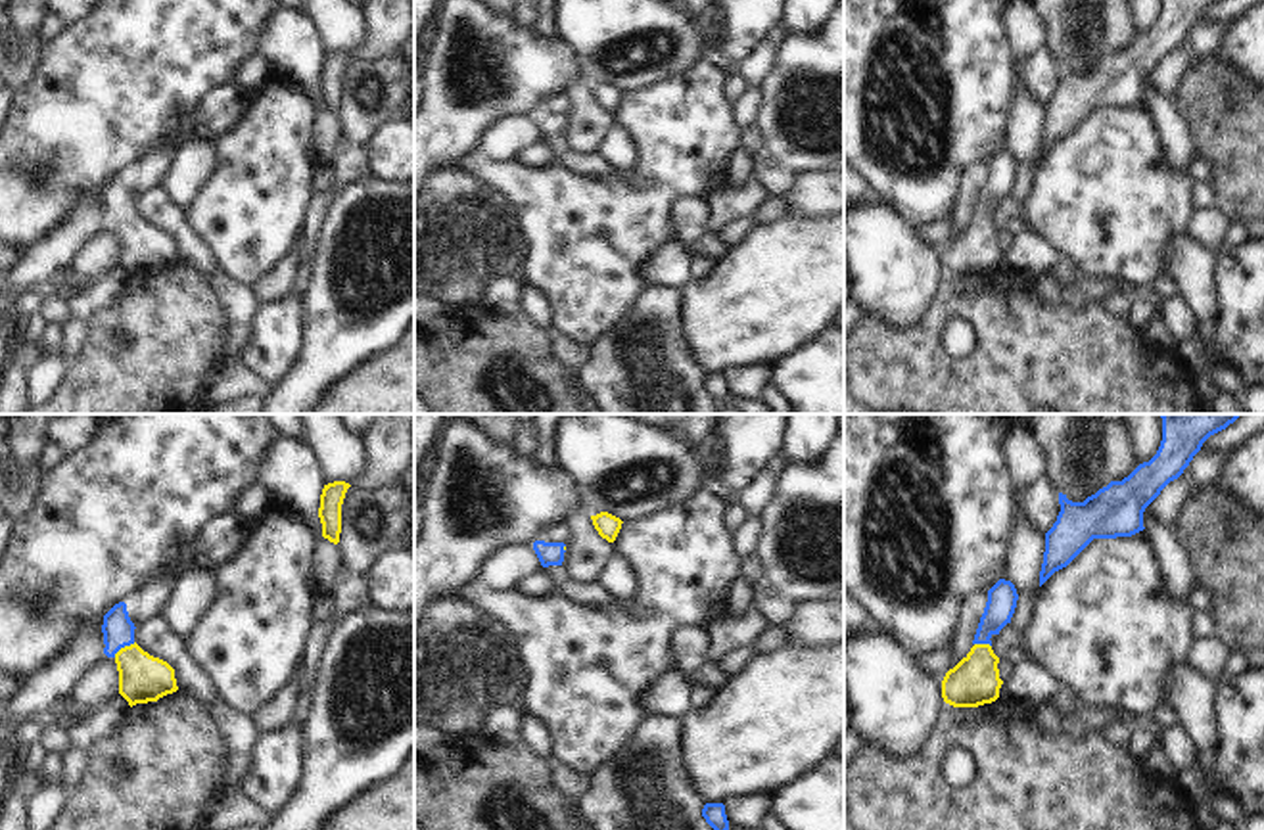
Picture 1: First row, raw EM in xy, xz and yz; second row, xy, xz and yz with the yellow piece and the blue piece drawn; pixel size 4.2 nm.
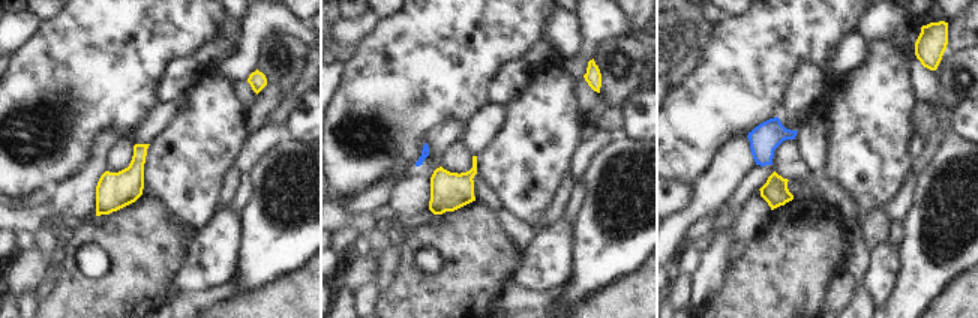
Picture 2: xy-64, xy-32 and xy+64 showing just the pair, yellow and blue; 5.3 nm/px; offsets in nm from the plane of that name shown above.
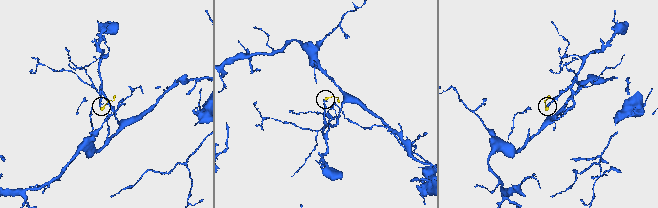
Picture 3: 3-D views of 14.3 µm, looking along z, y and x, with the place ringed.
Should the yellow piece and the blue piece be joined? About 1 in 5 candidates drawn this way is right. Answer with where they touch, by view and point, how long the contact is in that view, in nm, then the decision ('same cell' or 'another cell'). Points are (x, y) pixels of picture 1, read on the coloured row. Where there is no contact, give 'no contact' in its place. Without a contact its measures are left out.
xy (123, 648) | 110 nm | same cell

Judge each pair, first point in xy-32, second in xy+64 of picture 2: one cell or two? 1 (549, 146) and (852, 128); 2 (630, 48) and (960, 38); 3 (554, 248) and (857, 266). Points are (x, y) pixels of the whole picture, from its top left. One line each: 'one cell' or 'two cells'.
1: one cell
2: two cells
3: two cells

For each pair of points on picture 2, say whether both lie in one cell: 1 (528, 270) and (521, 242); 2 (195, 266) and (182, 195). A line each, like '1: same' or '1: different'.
1: different
2: different

